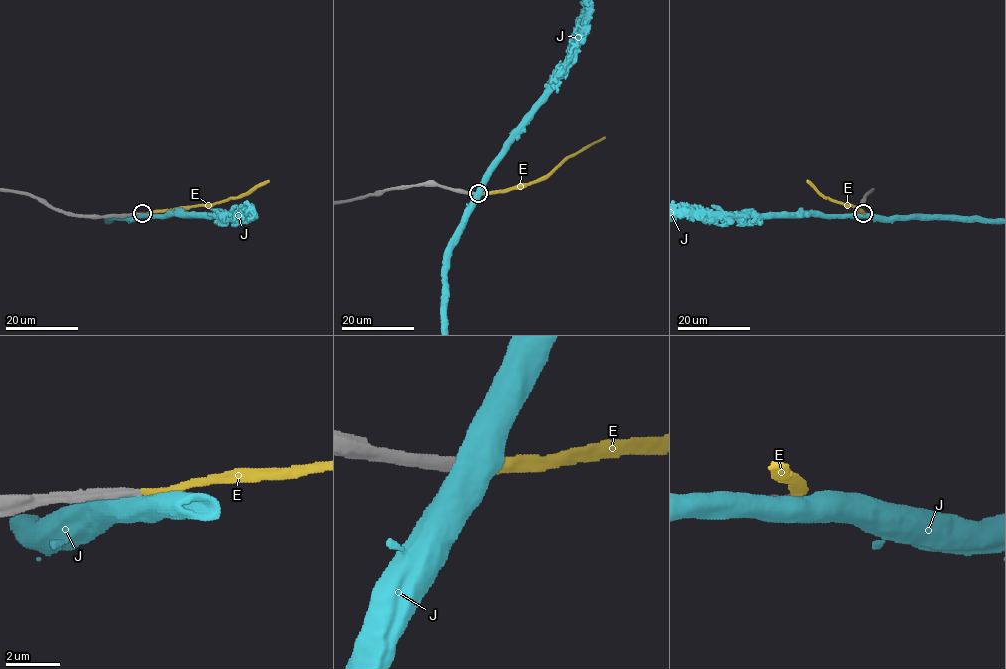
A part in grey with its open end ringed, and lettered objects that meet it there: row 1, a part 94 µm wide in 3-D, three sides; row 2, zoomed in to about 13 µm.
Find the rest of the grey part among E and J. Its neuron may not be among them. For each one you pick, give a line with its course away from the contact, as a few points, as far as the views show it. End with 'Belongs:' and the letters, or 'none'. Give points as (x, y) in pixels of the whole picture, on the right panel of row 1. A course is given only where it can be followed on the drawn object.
E: course (863, 213), (858, 208), (825, 198), (807, 180)
Belongs: E

